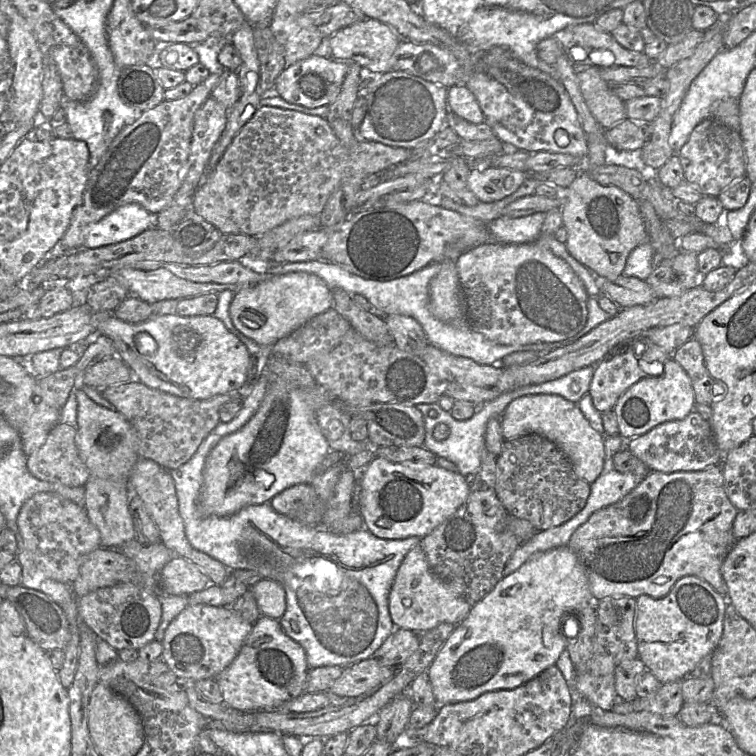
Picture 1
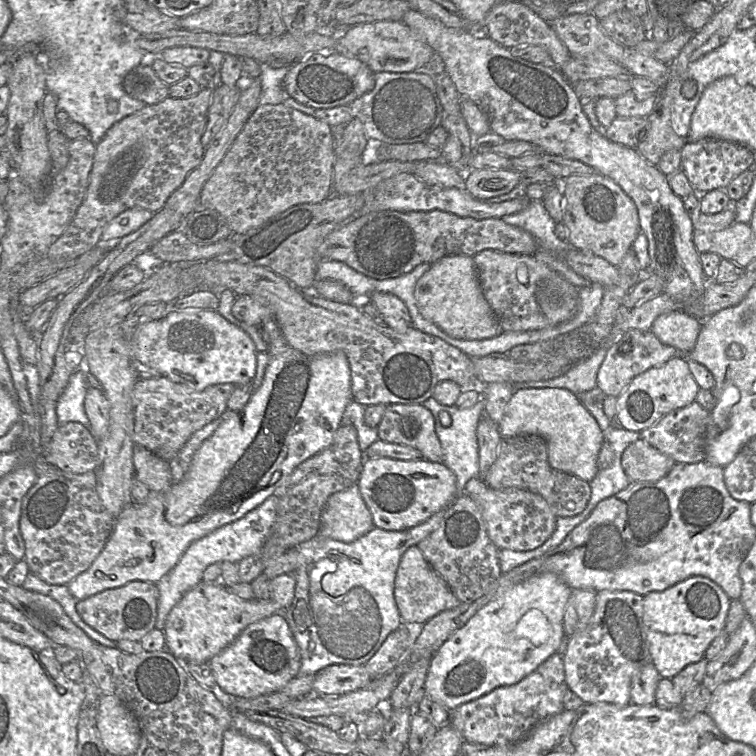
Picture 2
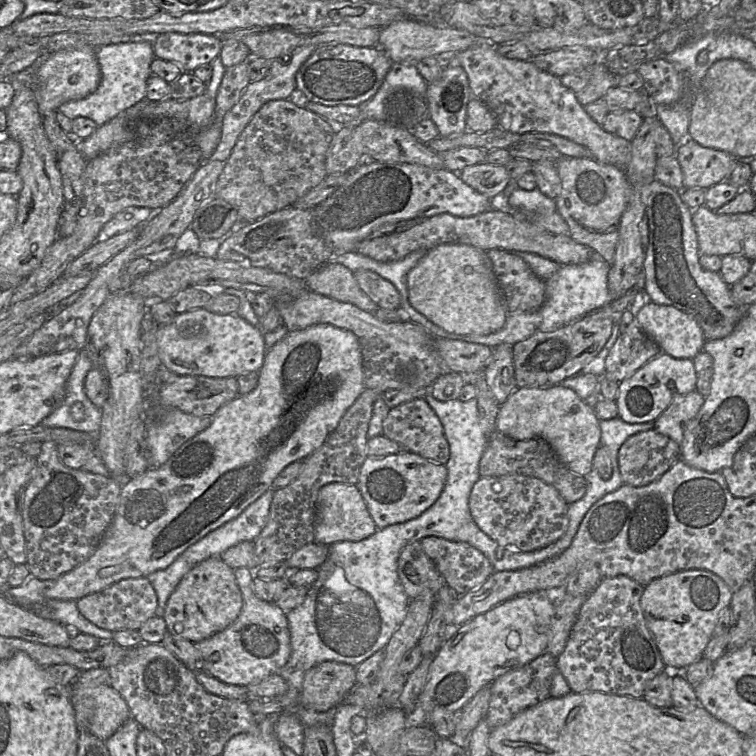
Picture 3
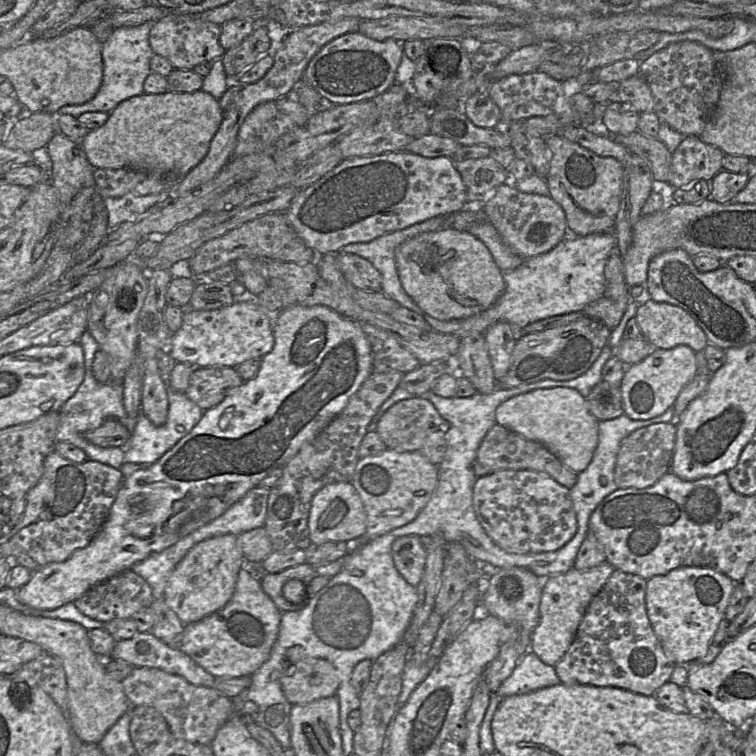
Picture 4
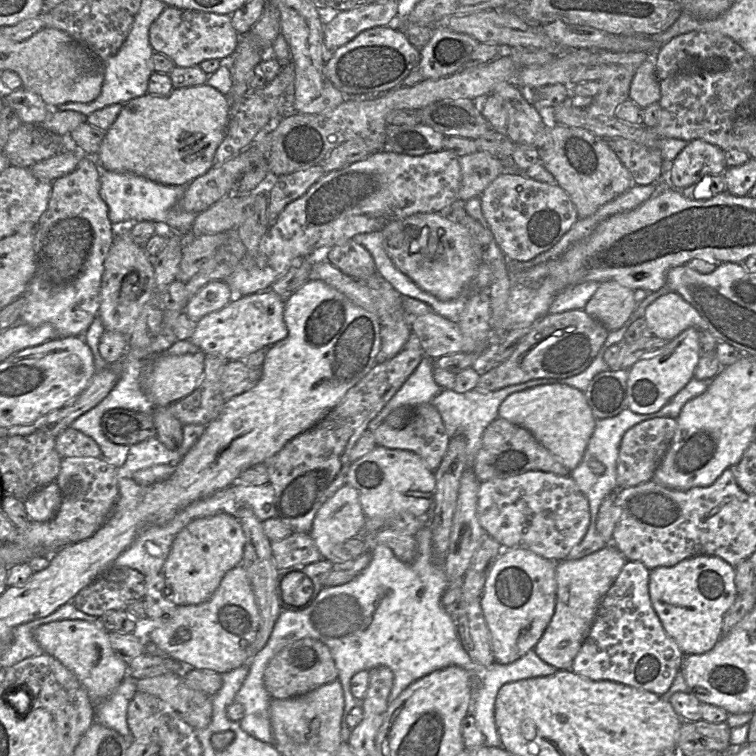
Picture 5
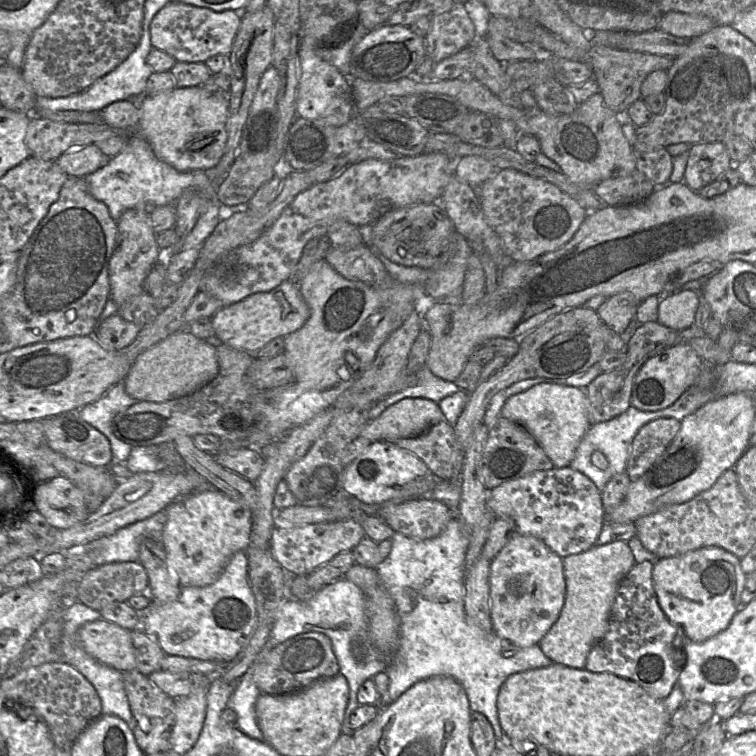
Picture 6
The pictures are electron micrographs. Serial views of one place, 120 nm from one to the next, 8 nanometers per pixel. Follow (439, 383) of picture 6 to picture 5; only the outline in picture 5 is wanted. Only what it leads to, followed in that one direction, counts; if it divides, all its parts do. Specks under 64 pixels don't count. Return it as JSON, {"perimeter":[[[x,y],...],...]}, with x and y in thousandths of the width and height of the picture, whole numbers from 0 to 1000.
{"perimeter":[[[561,472],[550,489],[540,499],[524,521],[511,533],[505,542],[488,558],[492,571],[511,550],[529,538],[548,540],[557,534],[570,533],[571,528],[586,515],[574,503],[573,476]]]}

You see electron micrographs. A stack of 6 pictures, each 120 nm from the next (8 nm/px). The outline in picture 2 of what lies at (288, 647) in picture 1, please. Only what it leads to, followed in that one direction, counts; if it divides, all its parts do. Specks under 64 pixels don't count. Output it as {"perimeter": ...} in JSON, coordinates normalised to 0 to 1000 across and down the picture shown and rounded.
{"perimeter":[[[364,812],[327,828],[303,854],[276,873],[276,880],[296,919],[337,923],[370,915],[392,896],[397,865],[376,815]]]}

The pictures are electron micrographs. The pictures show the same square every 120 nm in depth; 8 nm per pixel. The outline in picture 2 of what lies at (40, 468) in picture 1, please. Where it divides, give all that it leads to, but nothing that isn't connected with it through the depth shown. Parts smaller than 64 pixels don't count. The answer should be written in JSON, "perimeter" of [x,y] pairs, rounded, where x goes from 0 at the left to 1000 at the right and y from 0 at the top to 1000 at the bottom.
{"perimeter":[[[90,558],[77,563],[56,601],[82,626],[110,627],[126,620],[130,582],[108,561]]]}

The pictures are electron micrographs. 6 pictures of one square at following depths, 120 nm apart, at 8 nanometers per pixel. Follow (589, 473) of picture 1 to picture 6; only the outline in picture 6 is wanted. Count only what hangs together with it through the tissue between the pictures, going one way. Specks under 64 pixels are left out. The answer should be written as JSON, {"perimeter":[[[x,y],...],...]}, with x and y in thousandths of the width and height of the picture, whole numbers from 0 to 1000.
{"perimeter":[[[713,508],[680,522],[667,536],[663,550],[693,563],[737,619],[754,616],[769,582],[783,562],[774,515],[734,508]]]}

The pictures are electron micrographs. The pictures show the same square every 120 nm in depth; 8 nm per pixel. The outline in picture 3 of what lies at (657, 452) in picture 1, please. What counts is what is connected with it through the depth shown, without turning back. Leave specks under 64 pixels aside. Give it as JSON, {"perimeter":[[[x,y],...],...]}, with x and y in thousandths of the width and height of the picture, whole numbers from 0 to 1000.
{"perimeter":[[[921,516],[893,521],[886,536],[866,556],[864,567],[899,587],[909,561],[921,550],[931,529],[933,525]]]}

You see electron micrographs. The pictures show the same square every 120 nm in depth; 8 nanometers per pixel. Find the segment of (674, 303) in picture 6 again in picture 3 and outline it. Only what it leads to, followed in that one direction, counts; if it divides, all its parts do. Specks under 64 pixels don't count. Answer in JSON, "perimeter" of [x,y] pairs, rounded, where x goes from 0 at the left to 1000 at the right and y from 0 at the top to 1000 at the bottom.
{"perimeter":[[[856,398],[844,411],[841,427],[892,474],[917,475],[934,451],[923,426],[886,403]]]}

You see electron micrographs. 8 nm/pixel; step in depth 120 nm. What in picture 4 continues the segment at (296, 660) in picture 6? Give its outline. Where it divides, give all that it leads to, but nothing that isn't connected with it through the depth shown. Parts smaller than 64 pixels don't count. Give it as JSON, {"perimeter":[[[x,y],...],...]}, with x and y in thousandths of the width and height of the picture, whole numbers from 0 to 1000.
{"perimeter":[[[405,870],[380,885],[370,905],[382,930],[403,933],[443,921],[450,899],[444,884],[435,874]]]}

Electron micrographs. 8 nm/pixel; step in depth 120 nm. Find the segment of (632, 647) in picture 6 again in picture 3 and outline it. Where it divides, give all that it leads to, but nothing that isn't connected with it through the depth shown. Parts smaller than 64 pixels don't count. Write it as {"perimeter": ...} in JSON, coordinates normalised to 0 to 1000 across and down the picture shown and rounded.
{"perimeter":[[[819,761],[798,765],[776,790],[765,810],[747,858],[735,876],[738,888],[749,898],[757,915],[796,915],[845,925],[851,923],[854,906],[878,888],[880,878],[848,807],[847,792],[851,783],[852,775],[829,762]]]}

